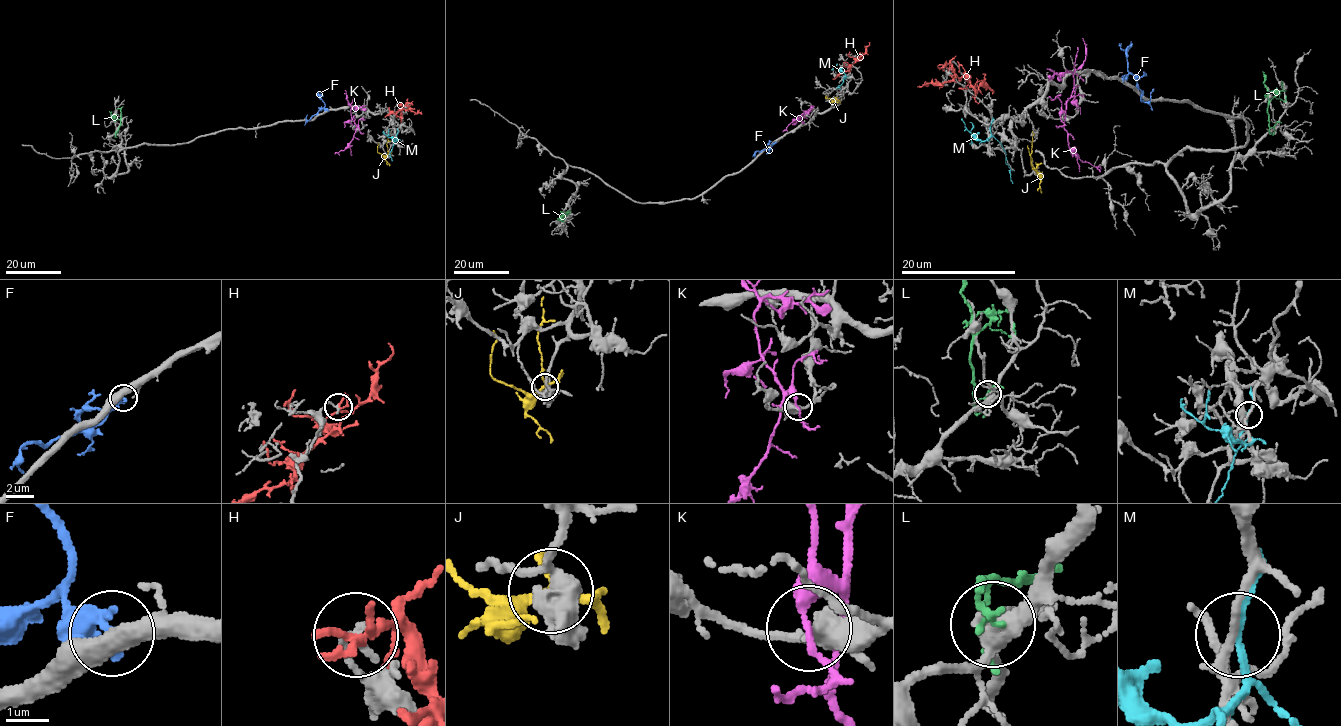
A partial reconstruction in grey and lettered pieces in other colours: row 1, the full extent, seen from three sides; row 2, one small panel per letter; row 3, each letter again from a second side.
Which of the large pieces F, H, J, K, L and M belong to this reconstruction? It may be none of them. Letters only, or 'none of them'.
none of them

